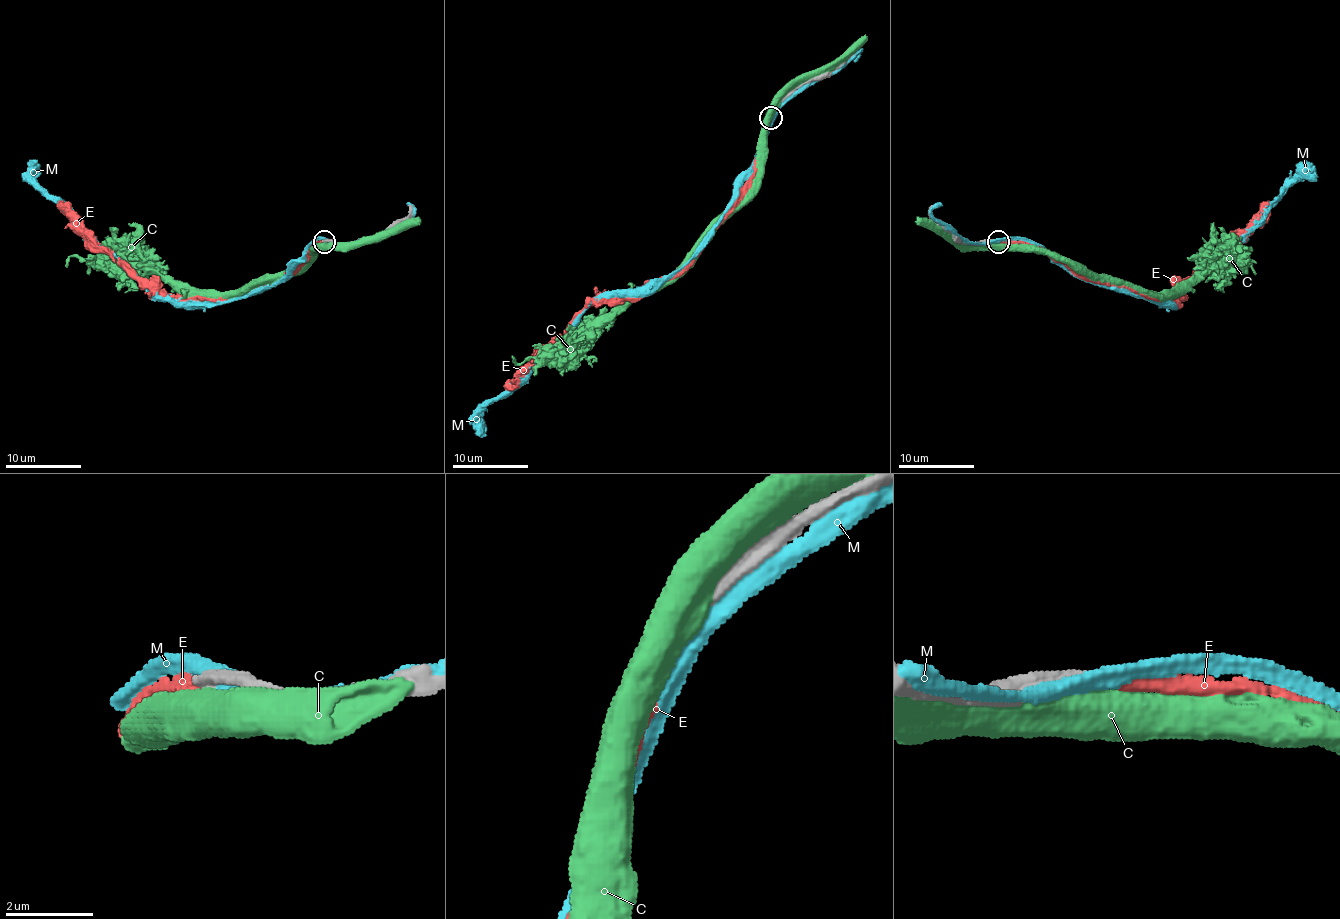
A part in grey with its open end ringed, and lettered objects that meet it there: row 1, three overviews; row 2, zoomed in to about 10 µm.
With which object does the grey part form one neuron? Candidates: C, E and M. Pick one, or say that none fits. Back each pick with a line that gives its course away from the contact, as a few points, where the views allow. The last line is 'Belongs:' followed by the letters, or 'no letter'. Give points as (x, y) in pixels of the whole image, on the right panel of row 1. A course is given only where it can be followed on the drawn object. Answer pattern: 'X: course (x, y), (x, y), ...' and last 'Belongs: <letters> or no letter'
E: course (997, 240), (1031, 244), (1071, 262), (1088, 279), (1130, 287), (1152, 298), (1171, 298), (1270, 200)
Belongs: E

